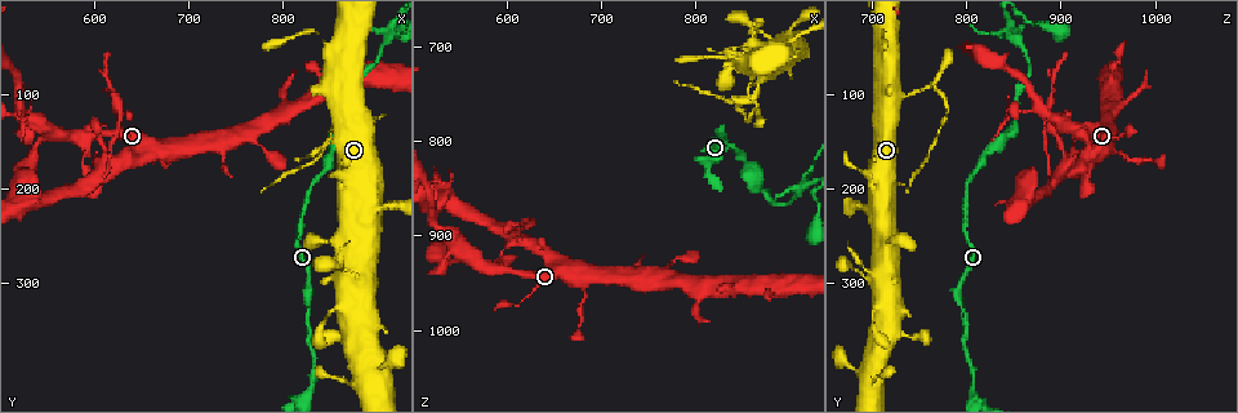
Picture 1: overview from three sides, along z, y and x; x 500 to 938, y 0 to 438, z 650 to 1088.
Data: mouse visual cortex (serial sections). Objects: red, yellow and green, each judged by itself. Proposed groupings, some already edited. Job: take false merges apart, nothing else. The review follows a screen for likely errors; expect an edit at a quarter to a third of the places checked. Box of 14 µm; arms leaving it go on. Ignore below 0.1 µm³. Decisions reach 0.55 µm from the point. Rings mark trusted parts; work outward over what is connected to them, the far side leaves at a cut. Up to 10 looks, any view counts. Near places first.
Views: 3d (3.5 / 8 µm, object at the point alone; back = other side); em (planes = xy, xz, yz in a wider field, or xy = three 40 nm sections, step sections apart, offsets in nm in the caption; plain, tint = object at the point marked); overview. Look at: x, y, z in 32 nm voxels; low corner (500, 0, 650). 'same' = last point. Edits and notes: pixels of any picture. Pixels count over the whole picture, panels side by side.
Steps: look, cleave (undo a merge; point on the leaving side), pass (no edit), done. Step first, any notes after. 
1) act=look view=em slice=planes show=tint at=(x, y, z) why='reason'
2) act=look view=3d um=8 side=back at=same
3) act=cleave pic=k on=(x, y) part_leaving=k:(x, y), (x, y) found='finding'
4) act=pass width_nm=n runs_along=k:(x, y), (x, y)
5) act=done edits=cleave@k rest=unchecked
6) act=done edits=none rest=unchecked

act=look view=3d um=3.5 at=(605, 185, 900) why='three-way junction'

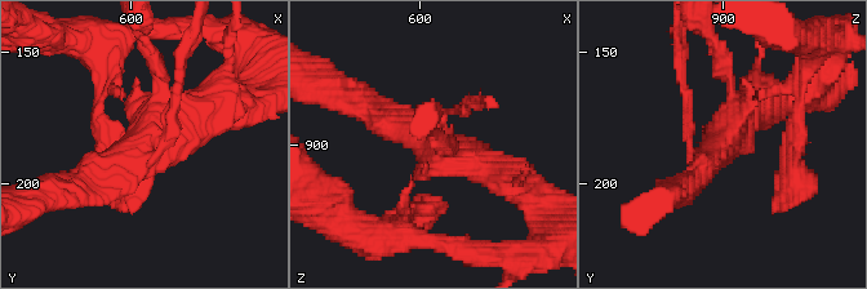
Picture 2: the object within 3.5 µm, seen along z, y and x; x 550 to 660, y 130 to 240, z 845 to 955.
act=look view=em slice=planes show=tint at=(605, 187, 898)

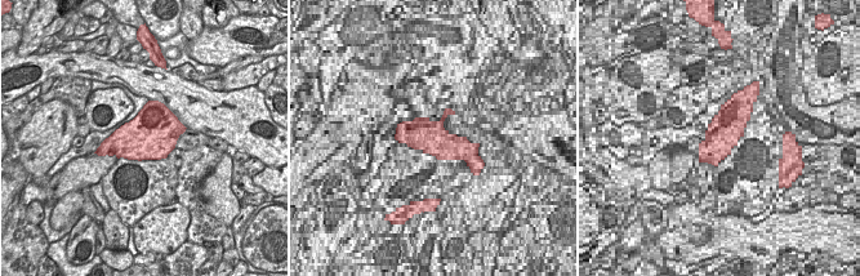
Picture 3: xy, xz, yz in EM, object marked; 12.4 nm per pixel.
act=cleave pic=2 on=(463, 106) arms=3 part_leaving=2:(454, 110), (467, 99), (487, 99) found='two cells meet here'

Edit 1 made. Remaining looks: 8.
act=look view=3d um=3.5 at=(865, 95, 760) why='abrupt turn'

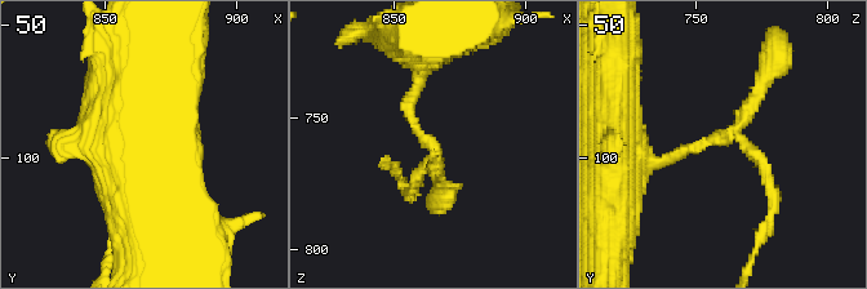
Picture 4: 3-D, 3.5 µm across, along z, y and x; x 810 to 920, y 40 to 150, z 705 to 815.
act=look view=em slice=xy step=3 show=tint at=(866, 93, 762) why='shape alone is not enough'

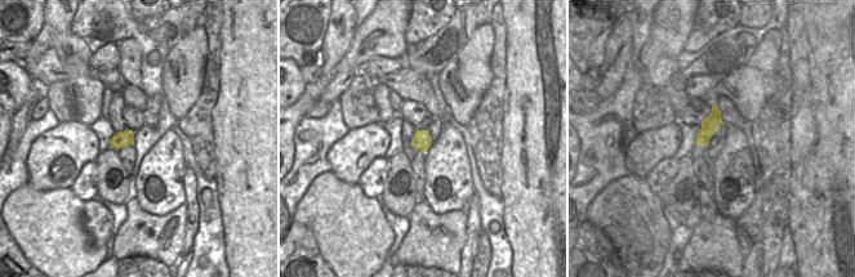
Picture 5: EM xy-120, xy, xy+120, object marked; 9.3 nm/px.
act=cleave pic=4 on=(739, 116) part_leaving=4:(707, 141), (737, 133), (773, 200) found='two cells meet here'

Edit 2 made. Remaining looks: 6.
act=look view=3d um=3.5 at=(915, 30, 850) why='a fork'

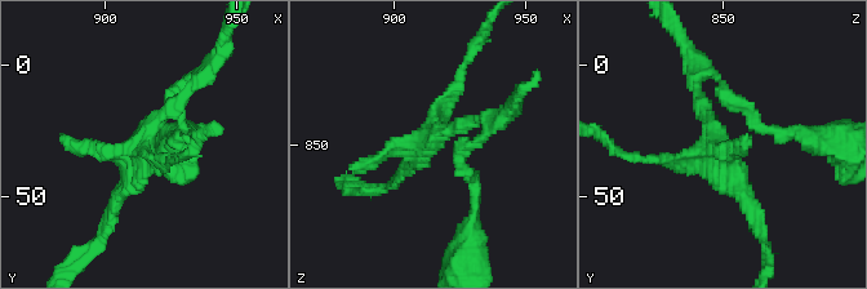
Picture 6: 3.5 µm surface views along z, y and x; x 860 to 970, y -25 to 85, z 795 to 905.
act=look view=em slice=xy step=1 show=tint at=(914, 30, 849)

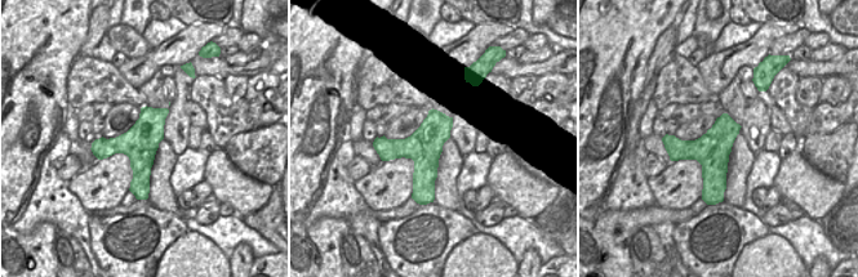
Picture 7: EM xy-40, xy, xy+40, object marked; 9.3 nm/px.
act=look view=em slice=xy step=3 show=tint at=same

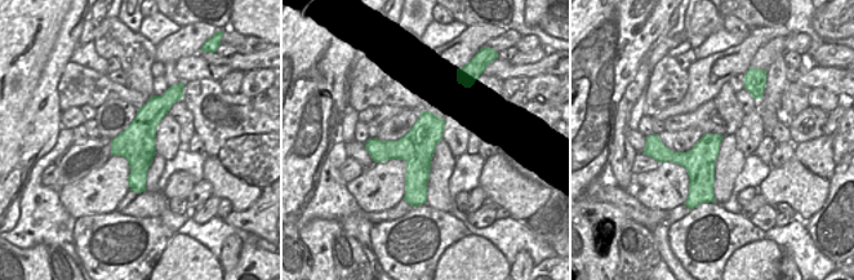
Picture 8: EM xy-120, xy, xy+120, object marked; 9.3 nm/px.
act=pass runs_along=6:(111, 217), (139, 142), (195, 83) found='all the same cell'

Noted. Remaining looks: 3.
act=look view=3d um=8 at=(825, 415, 805) why='calibre changes'

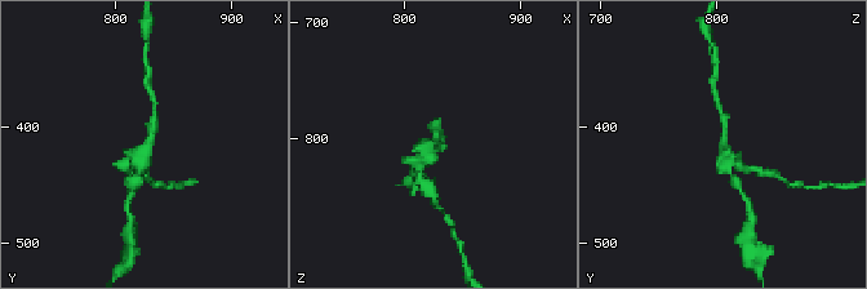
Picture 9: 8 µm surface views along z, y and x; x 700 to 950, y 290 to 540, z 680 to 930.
act=look view=3d um=3.5 side=back at=(828, 414, 804)

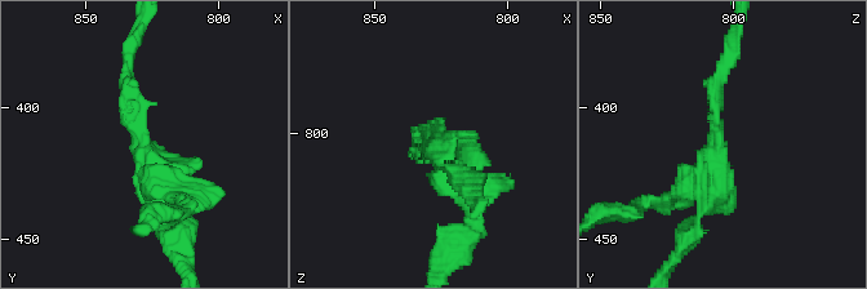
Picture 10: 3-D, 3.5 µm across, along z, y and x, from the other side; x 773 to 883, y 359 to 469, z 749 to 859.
act=look view=em slice=xy step=1 show=tint at=(829, 412, 807) why='need the tissue'

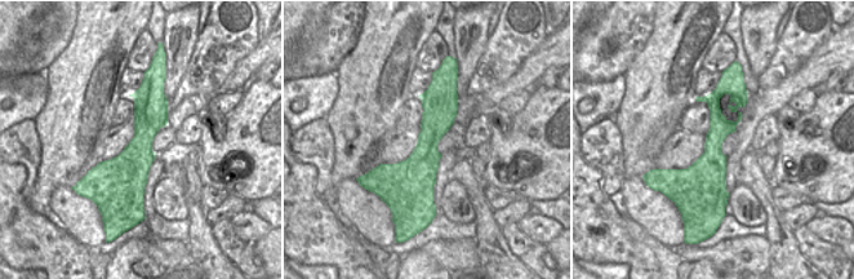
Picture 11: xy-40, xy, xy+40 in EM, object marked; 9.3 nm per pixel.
act=cleave pic=10 on=(503, 183) part_leaving=10:(160, 182), (192, 194), (223, 190) found='a second cell is stuck on'

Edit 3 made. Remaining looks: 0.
act=done edits=cleave@2,cleave@4,cleave@10 rest=unchecked

